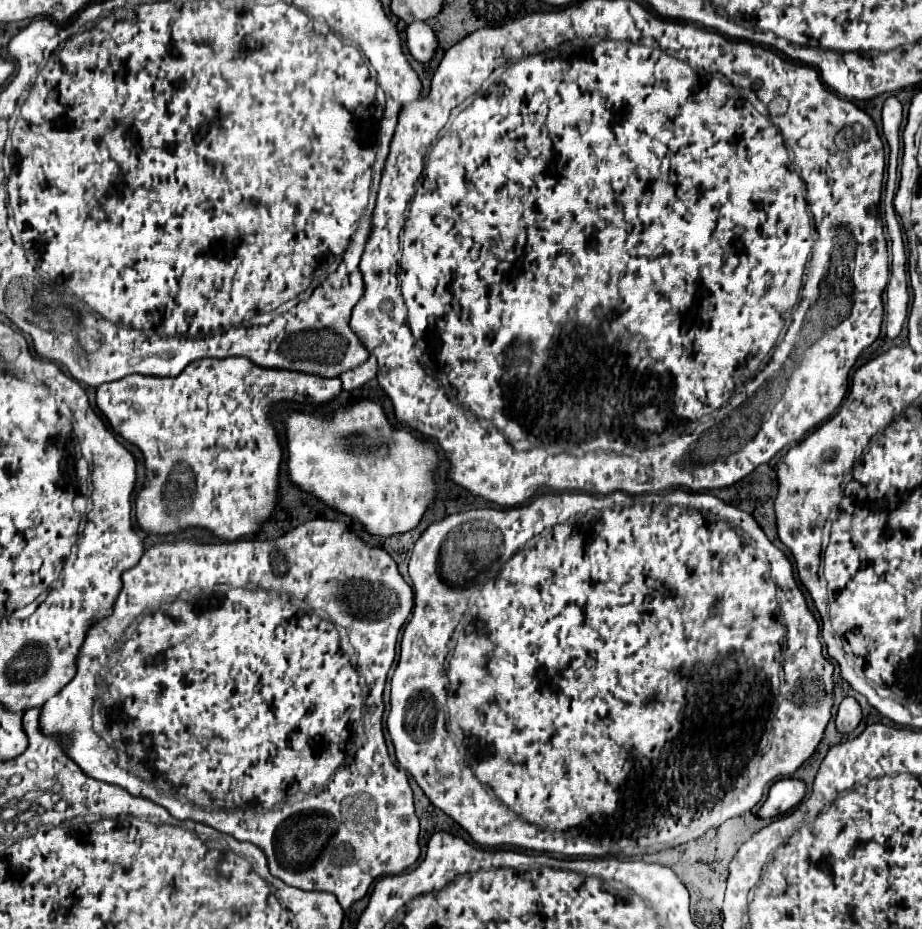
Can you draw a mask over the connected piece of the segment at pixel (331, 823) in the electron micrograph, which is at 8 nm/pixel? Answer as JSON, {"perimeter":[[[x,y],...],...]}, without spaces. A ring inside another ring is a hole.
{"perimeter":[[[310,520],[310,522],[306,522],[306,524],[300,524],[300,526],[298,526],[298,528],[294,528],[294,530],[290,530],[290,532],[288,532],[288,534],[284,534],[284,536],[282,536],[282,538],[278,538],[278,540],[236,540],[236,542],[220,542],[220,544],[198,544],[198,542],[194,542],[194,540],[178,540],[178,542],[162,542],[162,544],[156,544],[156,546],[152,546],[152,548],[150,548],[150,550],[146,550],[146,552],[144,552],[144,556],[142,556],[142,558],[140,558],[140,562],[138,562],[138,564],[136,564],[136,566],[134,566],[134,568],[130,568],[130,570],[126,570],[126,572],[124,572],[124,574],[122,574],[122,582],[124,582],[124,586],[122,586],[122,592],[120,592],[120,596],[118,596],[118,600],[116,600],[116,604],[114,604],[114,614],[112,614],[112,616],[110,616],[110,618],[104,618],[104,620],[102,620],[102,622],[98,622],[98,624],[94,624],[94,626],[92,626],[92,628],[90,628],[90,630],[88,630],[88,632],[90,632],[90,634],[86,634],[86,640],[84,640],[84,644],[82,644],[82,650],[80,650],[80,656],[78,656],[78,672],[76,672],[76,676],[74,676],[74,680],[72,680],[72,682],[70,682],[70,684],[68,684],[68,686],[66,686],[66,688],[62,688],[62,690],[60,690],[60,694],[56,694],[56,696],[54,696],[54,698],[50,698],[50,700],[48,700],[48,702],[46,702],[46,706],[42,706],[42,718],[40,718],[40,724],[42,724],[42,730],[44,730],[44,732],[46,732],[46,734],[58,734],[58,736],[64,736],[64,734],[66,734],[66,736],[70,736],[70,738],[72,738],[72,742],[70,742],[70,748],[68,748],[68,752],[70,752],[70,754],[68,754],[68,756],[70,756],[70,758],[72,758],[72,760],[74,760],[74,762],[76,762],[76,764],[78,764],[78,766],[80,766],[80,768],[82,768],[82,770],[84,770],[84,774],[88,774],[88,776],[90,776],[90,778],[94,778],[94,780],[100,780],[100,782],[106,782],[106,784],[116,784],[116,786],[122,786],[122,788],[126,788],[126,790],[128,790],[128,792],[130,792],[130,794],[132,794],[132,796],[144,796],[144,798],[150,798],[150,800],[152,800],[152,802],[156,802],[156,804],[160,804],[160,806],[164,806],[164,808],[166,808],[166,810],[168,810],[168,812],[170,812],[170,814],[172,814],[172,816],[174,816],[174,818],[178,818],[178,820],[196,820],[196,822],[202,822],[202,824],[208,824],[208,826],[212,826],[212,828],[216,828],[216,830],[220,830],[220,832],[226,832],[226,834],[230,834],[230,836],[234,836],[234,838],[236,838],[236,840],[248,840],[248,842],[252,842],[252,844],[254,844],[254,846],[258,846],[258,848],[260,848],[260,850],[262,850],[262,852],[264,852],[264,854],[266,854],[266,858],[268,858],[268,866],[270,866],[270,874],[272,874],[272,876],[276,876],[276,878],[280,878],[280,880],[282,880],[282,882],[284,882],[284,884],[288,884],[288,886],[296,886],[296,888],[302,888],[302,890],[324,890],[324,892],[330,892],[330,894],[334,894],[334,896],[336,896],[336,898],[338,898],[338,902],[340,902],[340,906],[342,906],[342,908],[350,908],[350,906],[352,906],[352,904],[354,904],[354,902],[356,902],[356,900],[360,900],[360,898],[364,898],[364,896],[366,896],[366,892],[368,892],[368,890],[370,890],[370,886],[372,886],[372,884],[374,884],[374,880],[376,880],[376,878],[380,878],[380,876],[390,876],[390,874],[400,874],[400,872],[404,872],[404,870],[406,870],[406,868],[408,868],[408,866],[412,866],[412,864],[414,864],[414,862],[416,862],[416,860],[418,860],[418,856],[420,856],[420,851],[421,851],[421,847],[420,847],[420,845],[419,845],[419,844],[420,844],[420,843],[419,843],[419,832],[420,832],[420,822],[419,822],[419,819],[418,819],[418,816],[417,816],[417,815],[416,815],[416,814],[414,814],[414,802],[412,802],[412,790],[410,790],[410,784],[408,784],[408,778],[406,778],[406,772],[404,772],[404,770],[400,770],[400,768],[396,768],[396,766],[392,766],[392,760],[390,760],[390,754],[388,754],[388,748],[386,748],[386,742],[385,742],[385,738],[384,738],[384,733],[383,733],[383,731],[382,731],[382,730],[383,730],[383,717],[382,717],[382,715],[383,715],[383,712],[384,712],[384,709],[385,709],[385,706],[384,706],[384,703],[383,703],[383,692],[384,692],[384,688],[385,688],[385,684],[386,684],[386,674],[388,674],[388,670],[390,670],[390,666],[392,666],[392,662],[394,662],[394,656],[396,656],[396,650],[394,650],[394,648],[396,648],[396,640],[398,640],[398,632],[400,632],[400,630],[402,630],[402,626],[404,626],[404,622],[406,622],[406,618],[408,618],[408,614],[410,614],[410,612],[412,612],[412,588],[410,588],[410,586],[408,586],[408,584],[406,584],[406,582],[404,582],[404,578],[402,578],[402,576],[400,576],[400,572],[398,572],[398,566],[396,566],[396,562],[394,562],[394,560],[392,560],[392,556],[390,556],[390,554],[388,554],[388,552],[386,552],[386,550],[384,550],[384,548],[382,548],[382,546],[374,546],[374,544],[368,544],[368,542],[364,542],[364,540],[362,540],[362,538],[360,538],[360,536],[356,536],[356,534],[354,534],[354,532],[350,532],[350,530],[348,530],[348,526],[346,526],[346,524],[342,524],[342,522],[336,522],[336,520]],[[246,582],[250,582],[250,584],[256,584],[256,586],[262,586],[262,588],[256,588],[256,586],[248,586],[248,588],[240,588],[240,586],[244,586],[244,584],[246,584]],[[114,646],[118,646],[118,647],[117,647],[117,649],[116,649],[116,650],[115,650],[115,651],[113,651],[113,653],[112,653],[112,657],[111,657],[111,658],[112,658],[112,659],[113,659],[113,660],[115,660],[115,665],[114,665],[114,668],[111,668],[111,667],[110,667],[110,670],[109,670],[109,672],[107,672],[107,668],[106,668],[106,670],[104,670],[104,671],[103,671],[103,672],[102,672],[102,680],[103,680],[103,685],[104,685],[104,688],[100,688],[100,689],[108,689],[108,694],[106,694],[106,704],[104,704],[104,707],[103,707],[103,705],[102,705],[102,711],[101,711],[101,715],[102,715],[102,718],[103,718],[103,720],[104,720],[104,716],[105,716],[105,715],[104,715],[104,714],[106,714],[106,716],[108,716],[108,720],[112,720],[112,722],[114,722],[114,724],[118,724],[118,726],[120,726],[120,732],[122,732],[122,740],[124,740],[124,742],[120,742],[120,744],[116,744],[116,748],[118,748],[118,752],[126,752],[126,754],[128,754],[128,756],[130,756],[130,762],[132,762],[132,766],[134,766],[134,768],[136,768],[136,770],[138,770],[138,772],[136,772],[136,774],[130,774],[130,772],[128,772],[128,770],[124,770],[124,768],[120,768],[120,766],[118,766],[118,754],[114,754],[114,748],[108,748],[108,746],[106,746],[106,742],[104,742],[104,740],[102,740],[102,736],[100,736],[100,734],[98,734],[98,732],[97,732],[97,731],[96,731],[96,729],[106,729],[106,725],[98,725],[98,724],[97,724],[97,722],[95,722],[95,706],[94,706],[94,704],[92,704],[92,702],[96,702],[96,700],[98,700],[98,686],[94,686],[94,682],[98,682],[98,670],[102,670],[102,666],[106,666],[106,656],[110,656],[110,650],[114,650]],[[198,698],[214,698],[214,702],[198,702]],[[358,722],[361,722],[361,729],[354,729],[354,726],[356,726],[356,724],[358,724]],[[298,790],[302,790],[302,792],[304,792],[304,794],[314,794],[314,792],[318,792],[318,794],[314,794],[314,798],[304,798],[304,800],[302,800],[302,802],[298,802],[298,800],[290,800],[290,806],[282,806],[282,810],[274,810],[274,806],[276,806],[276,804],[282,804],[282,800],[288,800],[288,798],[286,798],[286,796],[292,796],[292,794],[294,794],[294,792],[298,792]]]}

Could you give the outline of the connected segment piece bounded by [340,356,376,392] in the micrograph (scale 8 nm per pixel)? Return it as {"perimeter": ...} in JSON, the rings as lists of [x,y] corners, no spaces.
{"perimeter":[[[370,356],[362,366],[344,372],[344,374],[340,376],[340,380],[342,380],[344,390],[346,390],[346,392],[352,392],[352,390],[362,388],[362,386],[364,386],[366,382],[370,382],[374,376],[376,376],[376,358]]]}

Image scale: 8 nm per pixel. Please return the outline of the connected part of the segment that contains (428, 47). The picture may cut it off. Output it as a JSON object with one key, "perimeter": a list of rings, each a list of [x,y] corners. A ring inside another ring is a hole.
{"perimeter":[[[414,22],[406,28],[406,46],[418,62],[428,64],[438,50],[438,38],[426,22]]]}

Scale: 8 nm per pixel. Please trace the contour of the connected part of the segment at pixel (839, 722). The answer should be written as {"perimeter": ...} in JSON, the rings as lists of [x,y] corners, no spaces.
{"perimeter":[[[844,698],[840,708],[838,708],[838,714],[836,714],[836,728],[838,732],[842,734],[850,734],[862,720],[862,710],[860,710],[860,704],[854,700],[854,698]]]}

